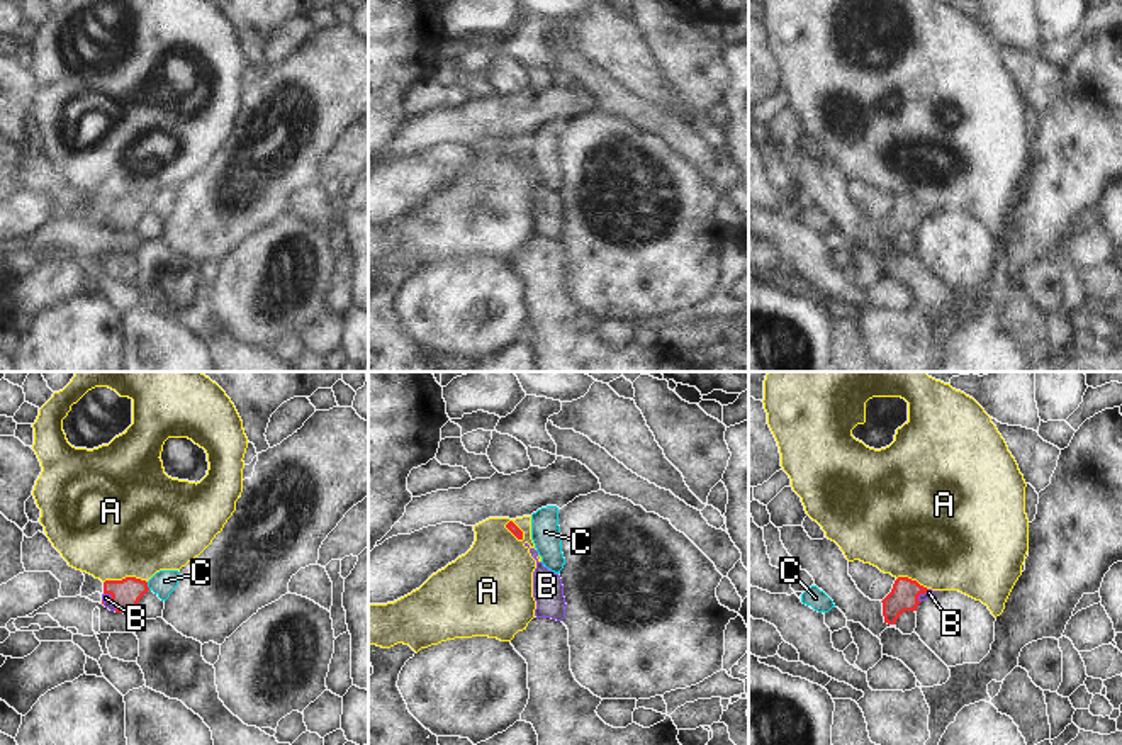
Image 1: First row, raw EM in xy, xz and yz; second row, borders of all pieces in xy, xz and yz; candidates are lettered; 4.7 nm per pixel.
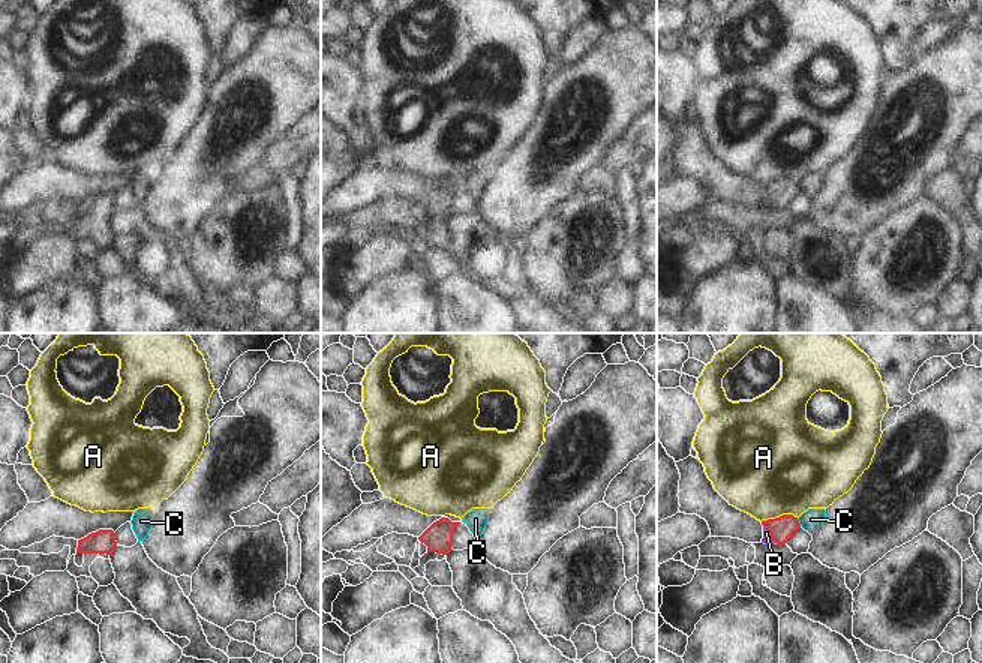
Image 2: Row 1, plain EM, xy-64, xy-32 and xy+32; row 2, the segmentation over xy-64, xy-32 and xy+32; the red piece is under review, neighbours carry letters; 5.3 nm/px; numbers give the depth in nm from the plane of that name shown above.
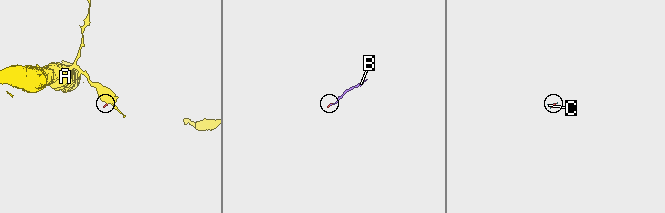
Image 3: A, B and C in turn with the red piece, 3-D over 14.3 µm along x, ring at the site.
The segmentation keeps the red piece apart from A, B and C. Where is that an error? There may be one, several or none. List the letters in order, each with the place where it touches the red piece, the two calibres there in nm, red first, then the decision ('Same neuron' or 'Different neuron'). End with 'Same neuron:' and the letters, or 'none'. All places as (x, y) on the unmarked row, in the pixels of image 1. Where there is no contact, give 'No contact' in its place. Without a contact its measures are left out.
A: Touches red at xy (126, 197). Thickness 140 nm (red) against 500 nm. Different neuron
B: Touches red at xy (111, 219). Thickness 140 nm (red) against 50 nm. Same neuron
C: Touches red at xy (146, 206). Thickness 140 nm (red) against 120 nm. Different neuron
Same neuron: B

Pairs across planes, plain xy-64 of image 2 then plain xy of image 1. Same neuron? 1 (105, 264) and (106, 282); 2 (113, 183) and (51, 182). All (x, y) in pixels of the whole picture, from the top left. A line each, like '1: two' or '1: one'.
1: one
2: two

